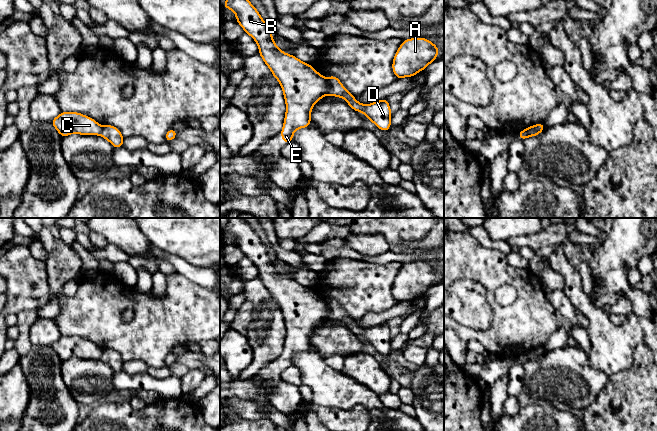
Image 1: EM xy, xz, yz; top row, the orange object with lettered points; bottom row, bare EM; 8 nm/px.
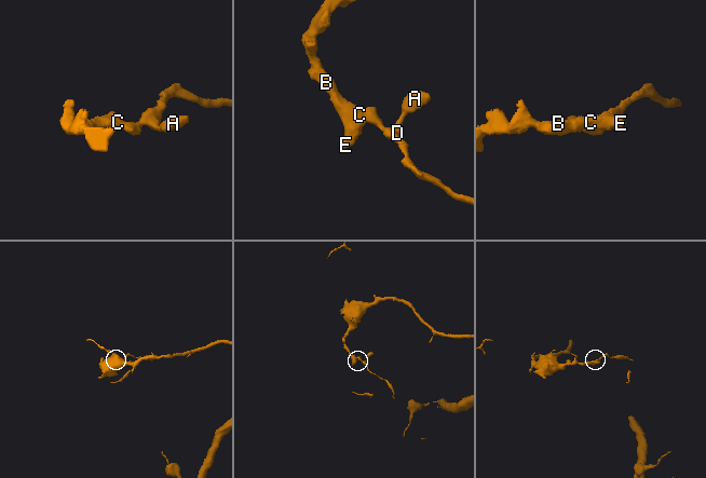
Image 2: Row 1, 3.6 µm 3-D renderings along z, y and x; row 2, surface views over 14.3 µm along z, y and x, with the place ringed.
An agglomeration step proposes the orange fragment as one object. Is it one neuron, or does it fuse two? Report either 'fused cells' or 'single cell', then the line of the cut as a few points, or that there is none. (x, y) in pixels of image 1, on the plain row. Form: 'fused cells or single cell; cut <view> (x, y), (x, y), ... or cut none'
fused cells; cut xz (325, 303), (327, 317)

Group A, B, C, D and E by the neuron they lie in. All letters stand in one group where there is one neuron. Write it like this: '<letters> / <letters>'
A D / B C E

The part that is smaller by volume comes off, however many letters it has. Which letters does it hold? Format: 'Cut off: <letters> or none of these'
Cut off: A, D

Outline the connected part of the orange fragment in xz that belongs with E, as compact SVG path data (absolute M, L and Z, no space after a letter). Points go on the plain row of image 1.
M227 218L227 225L222 232L231 233L236 238L236 245L258 268L259 278L271 294L273 300L279 305L286 326L286 338L281 361L286 369L293 365L296 353L311 349L310 337L314 328L327 318L326 303L310 288L300 285L294 279L286 278L275 268L269 249L261 242L257 233L243 218Z

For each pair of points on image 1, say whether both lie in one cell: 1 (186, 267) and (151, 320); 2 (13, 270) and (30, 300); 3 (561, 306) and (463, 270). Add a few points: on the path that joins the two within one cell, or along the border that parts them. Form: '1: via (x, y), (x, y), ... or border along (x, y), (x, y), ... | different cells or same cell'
1: border along (176, 271), (201, 287) | different cells
2: via (20, 277), (27, 284), (30, 293) | same cell
3: border along (543, 293), (547, 300) | different cells

